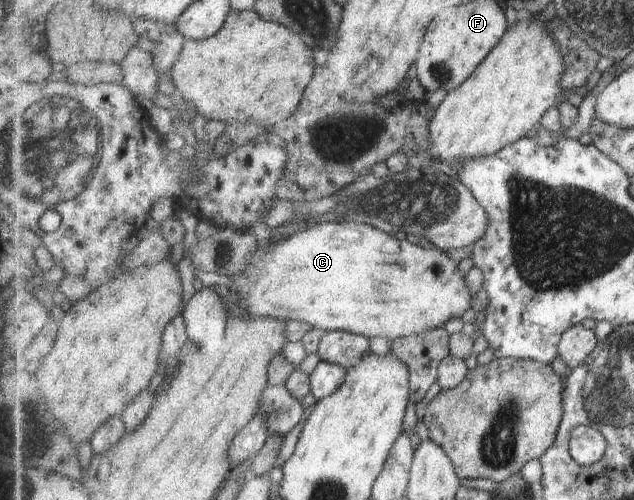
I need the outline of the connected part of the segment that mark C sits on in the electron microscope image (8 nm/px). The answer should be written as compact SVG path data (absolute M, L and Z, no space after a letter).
M351 221L322 222L306 231L295 233L288 239L281 239L277 243L266 242L258 248L256 255L250 262L245 275L231 279L235 297L238 293L238 306L249 311L256 317L269 317L284 321L303 321L310 324L315 329L325 329L326 331L347 331L356 335L363 335L367 338L379 336L393 342L396 338L410 337L441 329L451 318L461 318L470 307L473 306L475 296L471 296L467 284L465 284L465 274L459 270L459 262L447 256L446 251L439 248L427 249L419 245L411 244L405 239L399 240L395 235L383 232L381 229L365 223L352 223Z

